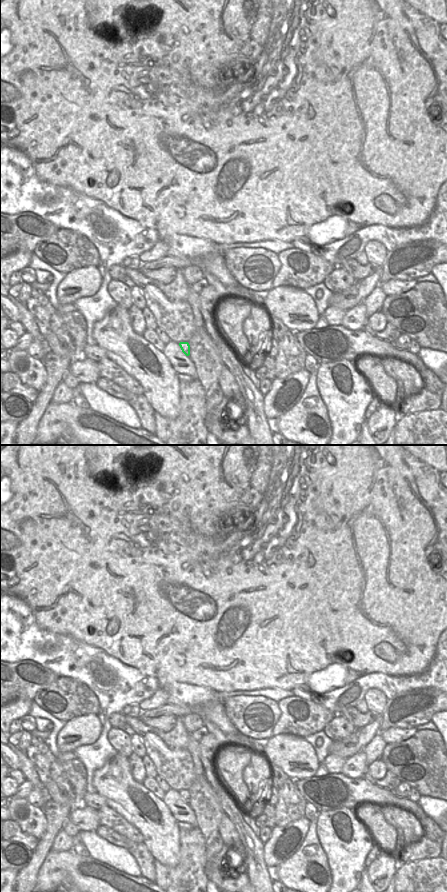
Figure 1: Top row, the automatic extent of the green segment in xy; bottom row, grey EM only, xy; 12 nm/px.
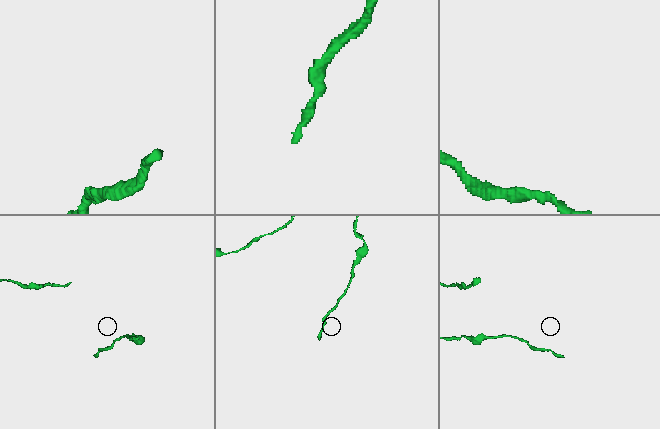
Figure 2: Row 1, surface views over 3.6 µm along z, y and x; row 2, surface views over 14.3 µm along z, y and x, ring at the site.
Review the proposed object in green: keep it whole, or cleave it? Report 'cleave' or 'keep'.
keep

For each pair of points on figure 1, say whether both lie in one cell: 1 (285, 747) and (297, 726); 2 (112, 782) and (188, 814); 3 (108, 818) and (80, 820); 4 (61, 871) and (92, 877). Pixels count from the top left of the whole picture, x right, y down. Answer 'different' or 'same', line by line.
1: different
2: different
3: different
4: same

